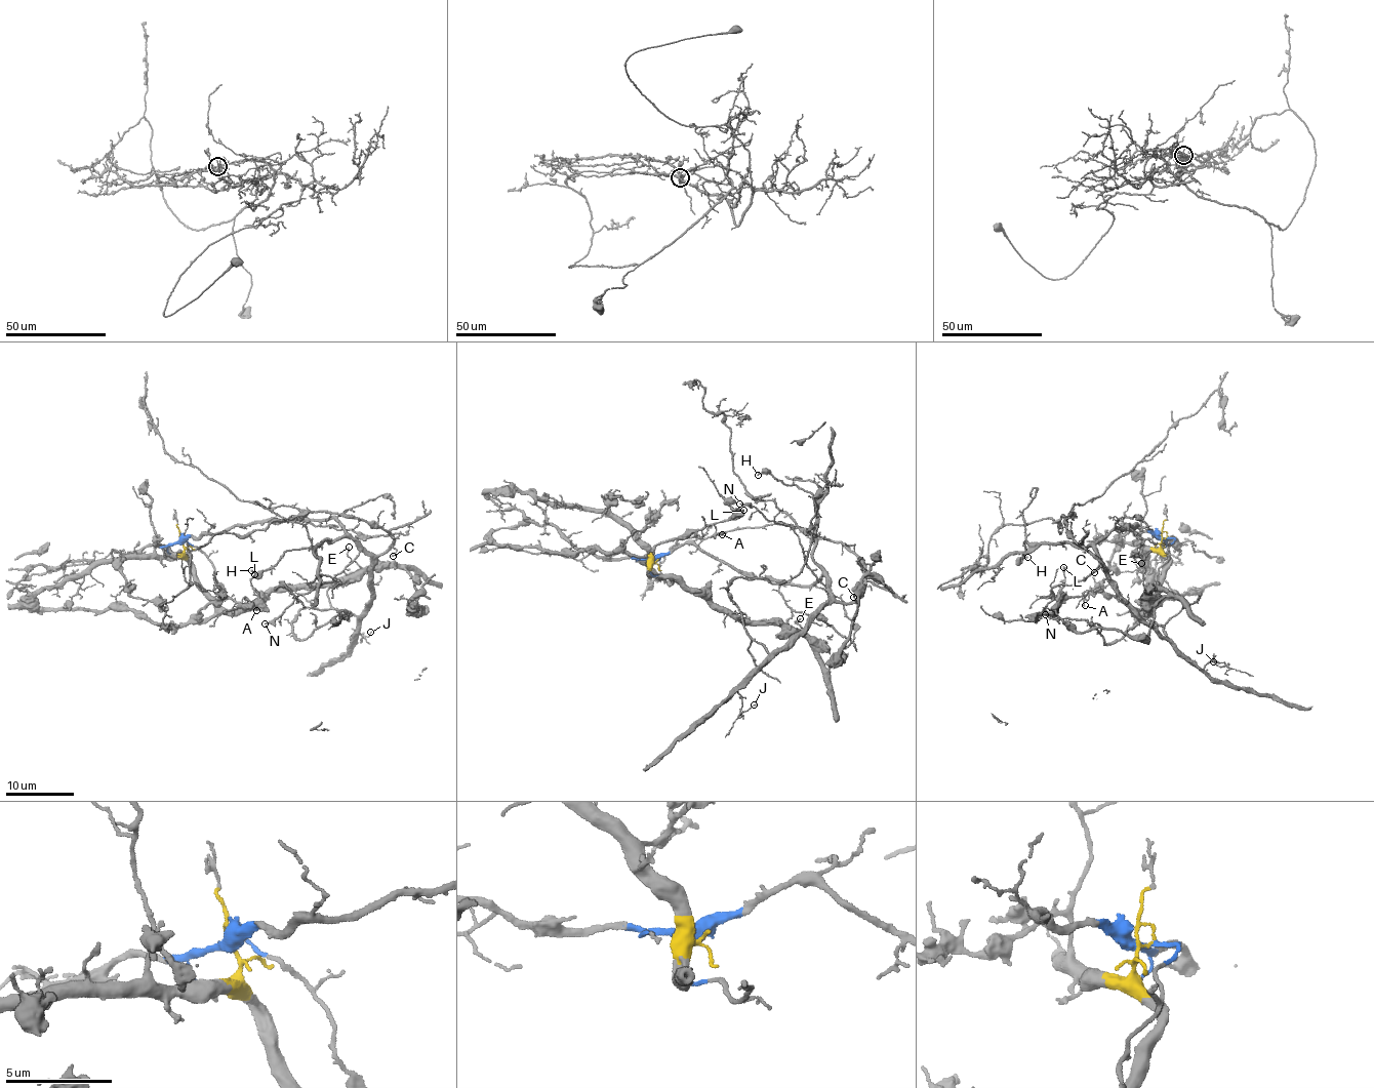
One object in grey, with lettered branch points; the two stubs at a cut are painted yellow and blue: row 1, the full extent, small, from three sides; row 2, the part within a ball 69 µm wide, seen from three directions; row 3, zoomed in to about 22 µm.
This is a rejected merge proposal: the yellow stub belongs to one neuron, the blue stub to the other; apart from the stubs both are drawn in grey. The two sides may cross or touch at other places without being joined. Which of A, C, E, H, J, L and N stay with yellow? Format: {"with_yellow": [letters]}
{"with_yellow": ["A", "E", "L"]}

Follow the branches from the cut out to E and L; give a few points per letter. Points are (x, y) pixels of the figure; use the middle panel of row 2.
E: (651, 563), (648, 576), (681, 580), (714, 605), (751, 621), (802, 630), (795, 622), (801, 618)
L: (651, 563), (648, 576), (657, 578), (647, 566), (647, 554), (660, 542), (684, 539), (743, 511)

